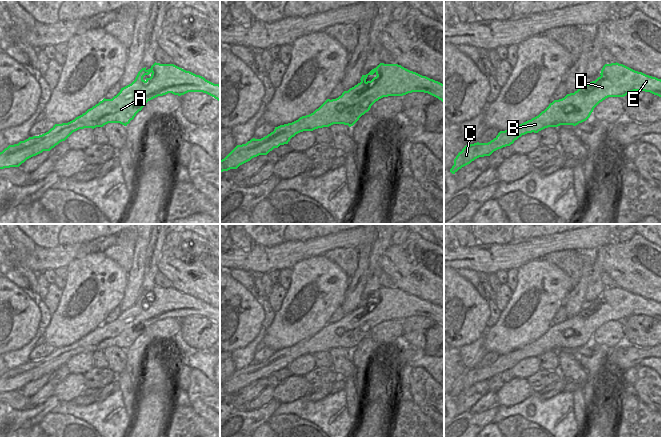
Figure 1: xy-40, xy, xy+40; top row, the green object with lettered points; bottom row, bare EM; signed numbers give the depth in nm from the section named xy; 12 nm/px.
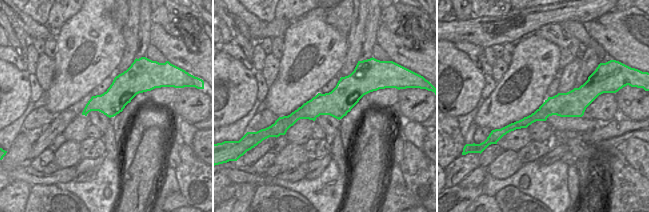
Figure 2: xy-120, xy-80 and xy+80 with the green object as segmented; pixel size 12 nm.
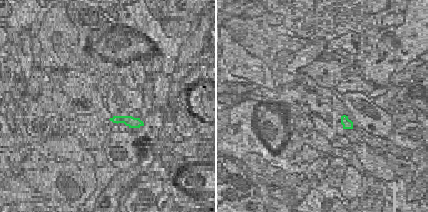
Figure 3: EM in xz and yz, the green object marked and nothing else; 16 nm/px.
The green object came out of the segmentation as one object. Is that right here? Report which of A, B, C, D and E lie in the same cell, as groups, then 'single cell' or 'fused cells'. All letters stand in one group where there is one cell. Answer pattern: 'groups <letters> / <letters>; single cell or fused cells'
groups A B C D E; single cell

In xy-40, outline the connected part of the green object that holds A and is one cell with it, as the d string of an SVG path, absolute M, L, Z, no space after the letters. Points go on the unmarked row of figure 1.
M154 287L150 293L142 292L135 304L121 312L120 316L112 323L103 323L98 328L88 333L82 339L76 341L68 347L55 348L48 356L29 361L18 368L9 369L2 376L0 376L0 393L19 391L27 383L36 380L43 375L50 375L60 366L65 365L73 356L84 352L103 351L108 347L120 347L127 350L136 338L142 334L145 328L158 321L168 317L174 319L184 319L188 316L203 316L220 326L220 309L214 308L200 299L196 299L190 295L186 295L174 288L160 288Z

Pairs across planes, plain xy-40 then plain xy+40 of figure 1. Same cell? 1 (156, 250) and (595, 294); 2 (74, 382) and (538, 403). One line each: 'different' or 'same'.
1: same
2: different

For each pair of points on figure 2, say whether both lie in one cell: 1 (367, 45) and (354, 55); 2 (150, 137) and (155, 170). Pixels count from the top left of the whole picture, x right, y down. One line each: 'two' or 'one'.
1: two
2: one

